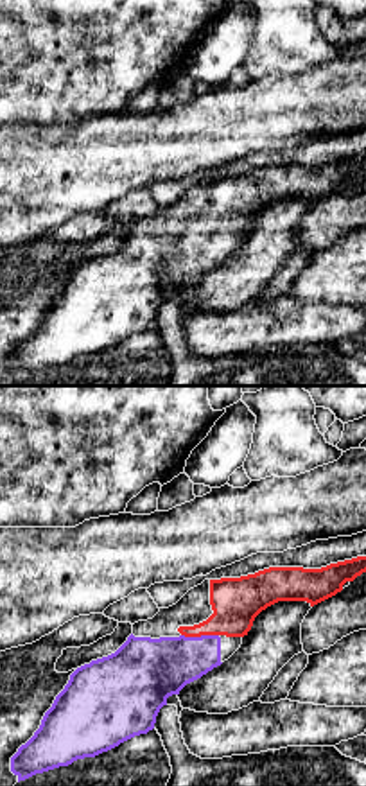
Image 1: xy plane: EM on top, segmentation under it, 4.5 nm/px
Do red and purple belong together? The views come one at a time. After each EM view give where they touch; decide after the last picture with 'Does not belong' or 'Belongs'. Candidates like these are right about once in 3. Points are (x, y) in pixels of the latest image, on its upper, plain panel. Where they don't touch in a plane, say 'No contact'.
Touches red at (200, 234)

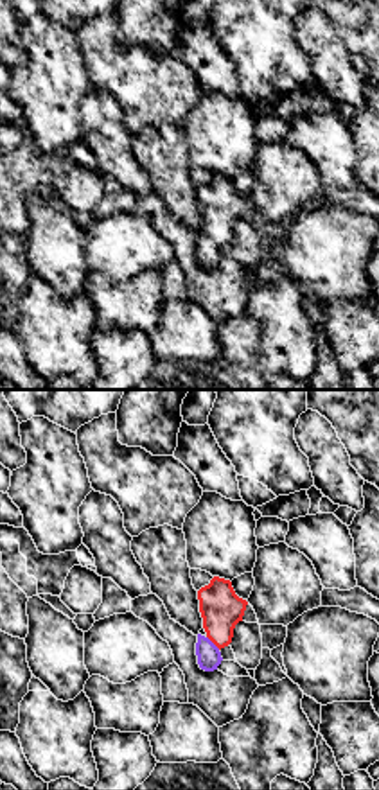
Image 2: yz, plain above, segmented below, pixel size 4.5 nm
Touches red at (214, 241)

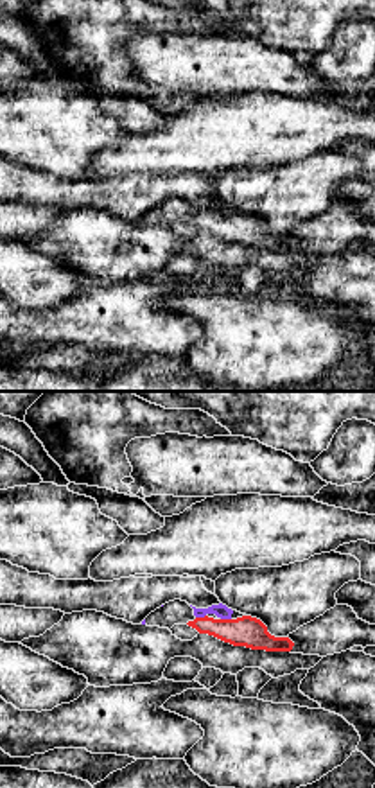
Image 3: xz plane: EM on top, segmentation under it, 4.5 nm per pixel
Touches red at (200, 216)

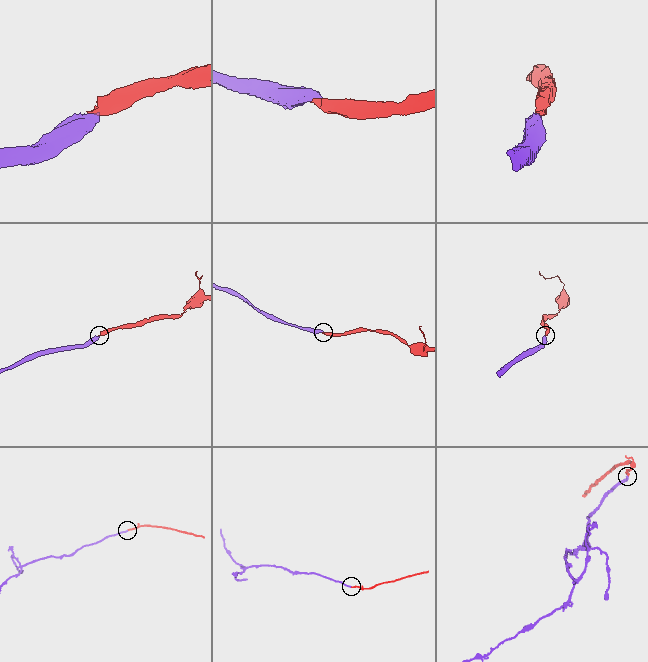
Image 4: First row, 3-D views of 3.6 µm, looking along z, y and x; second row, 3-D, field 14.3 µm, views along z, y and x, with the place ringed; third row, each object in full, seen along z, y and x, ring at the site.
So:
Belongs

